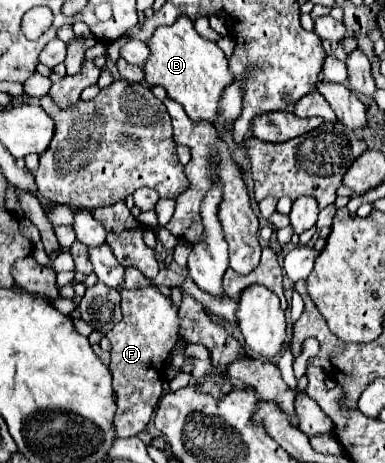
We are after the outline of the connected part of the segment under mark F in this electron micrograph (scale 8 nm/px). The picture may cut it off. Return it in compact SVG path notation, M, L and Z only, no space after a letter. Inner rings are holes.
M157 286L121 290L121 298L123 320L107 332L107 338L111 342L109 370L113 376L113 390L117 392L117 414L113 418L113 426L119 438L129 438L137 436L147 426L157 408L163 384L161 370L177 342L179 316L177 304L163 296Z

